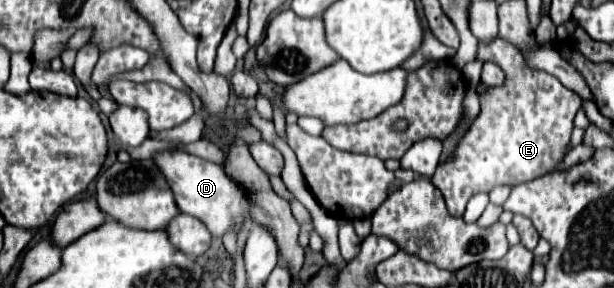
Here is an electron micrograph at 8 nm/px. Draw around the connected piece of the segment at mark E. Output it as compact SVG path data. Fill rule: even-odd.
M496 37L489 44L479 44L477 59L479 60L502 60L502 66L509 66L509 75L505 85L495 87L493 91L485 93L481 97L481 113L469 127L469 131L463 135L459 145L453 151L453 157L439 163L435 177L431 179L433 185L443 193L447 209L451 209L451 215L463 215L467 201L483 191L489 193L497 185L519 185L527 183L531 179L537 179L549 171L553 171L563 157L569 151L571 131L573 131L573 119L577 109L581 107L583 99L577 97L575 91L561 85L553 75L529 69L525 65L525 59L521 51L517 50L510 43Z

